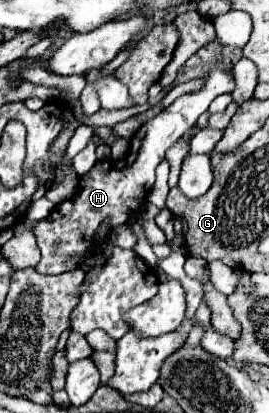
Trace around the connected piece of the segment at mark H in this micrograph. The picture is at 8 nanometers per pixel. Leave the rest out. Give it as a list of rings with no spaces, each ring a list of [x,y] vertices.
[[[210,63],[206,89],[202,89],[202,93],[180,97],[168,109],[148,119],[132,137],[132,151],[124,159],[120,161],[102,159],[90,169],[90,173],[80,177],[78,193],[72,199],[62,201],[58,207],[52,209],[52,213],[46,219],[34,225],[32,231],[36,235],[36,243],[42,255],[40,263],[34,269],[44,275],[58,275],[76,269],[78,259],[96,249],[96,235],[106,219],[110,219],[110,229],[114,229],[136,217],[144,205],[144,201],[140,199],[144,199],[154,185],[156,167],[164,161],[164,153],[184,135],[184,131],[188,131],[196,123],[196,119],[208,109],[216,95],[232,91],[234,77],[224,71],[222,63]]]

